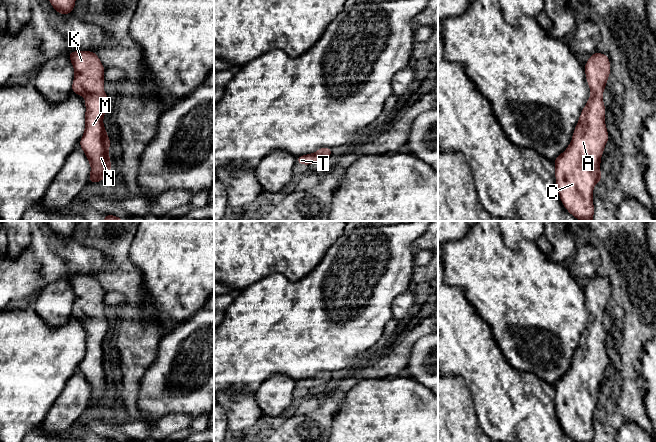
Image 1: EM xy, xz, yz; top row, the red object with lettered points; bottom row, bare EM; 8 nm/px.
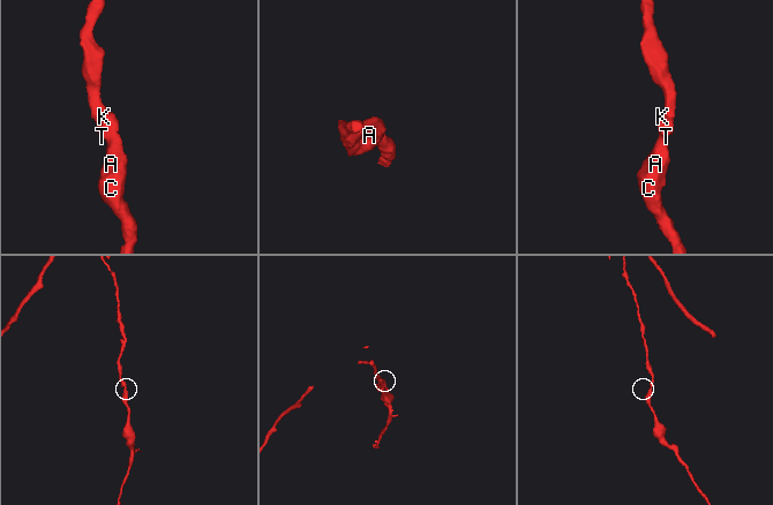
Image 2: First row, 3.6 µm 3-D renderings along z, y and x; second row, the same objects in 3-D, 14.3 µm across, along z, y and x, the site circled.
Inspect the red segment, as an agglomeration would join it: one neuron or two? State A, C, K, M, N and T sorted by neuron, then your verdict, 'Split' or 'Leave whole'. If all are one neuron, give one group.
Groups: A C K M N T. Leave whole

